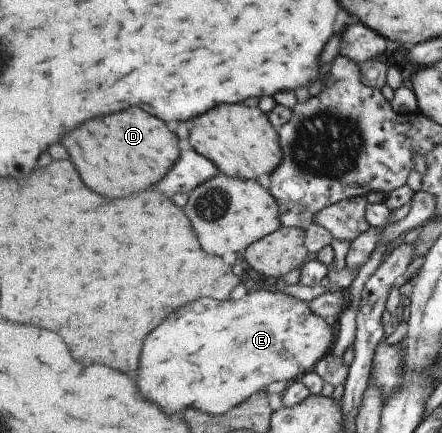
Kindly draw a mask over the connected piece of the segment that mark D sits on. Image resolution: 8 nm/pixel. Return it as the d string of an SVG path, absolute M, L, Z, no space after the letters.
M130 107L126 111L86 121L84 125L70 131L62 139L62 143L70 151L84 183L90 189L104 193L106 197L140 193L150 185L162 181L178 163L185 146L164 121L140 107Z

